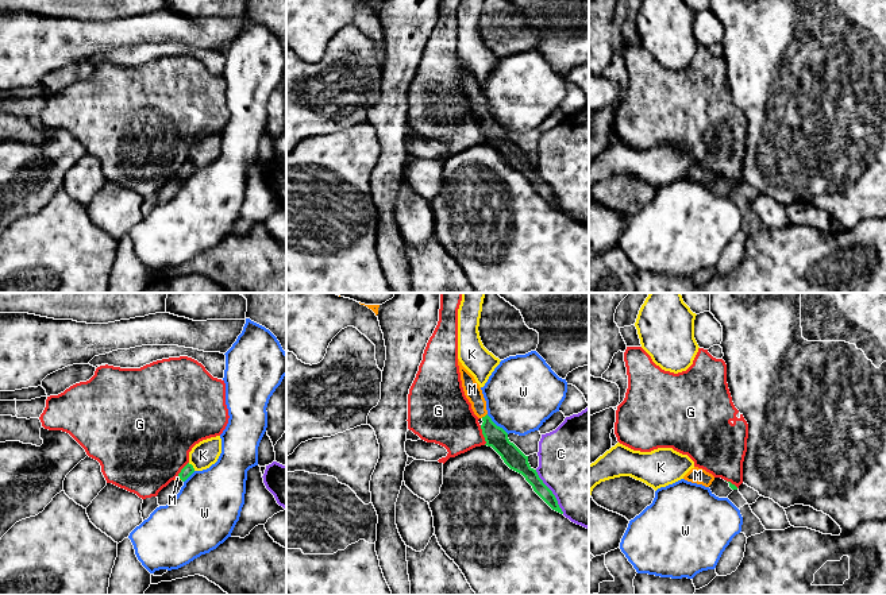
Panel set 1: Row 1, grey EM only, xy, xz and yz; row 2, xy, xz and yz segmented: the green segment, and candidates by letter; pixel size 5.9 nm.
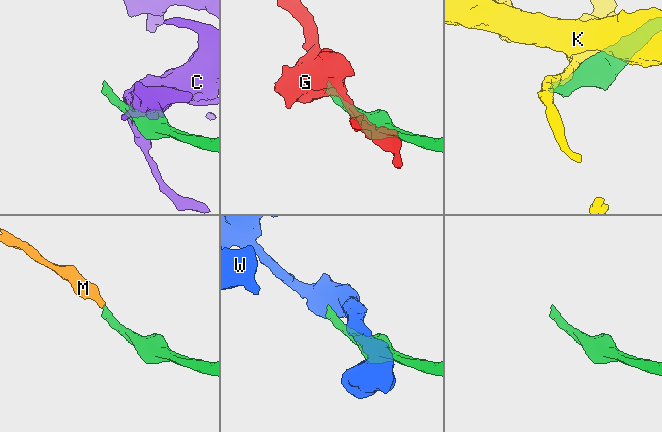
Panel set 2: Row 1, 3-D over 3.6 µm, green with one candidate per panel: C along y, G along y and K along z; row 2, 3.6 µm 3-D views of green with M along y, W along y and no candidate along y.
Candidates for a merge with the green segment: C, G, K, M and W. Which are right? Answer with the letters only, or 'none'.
M

